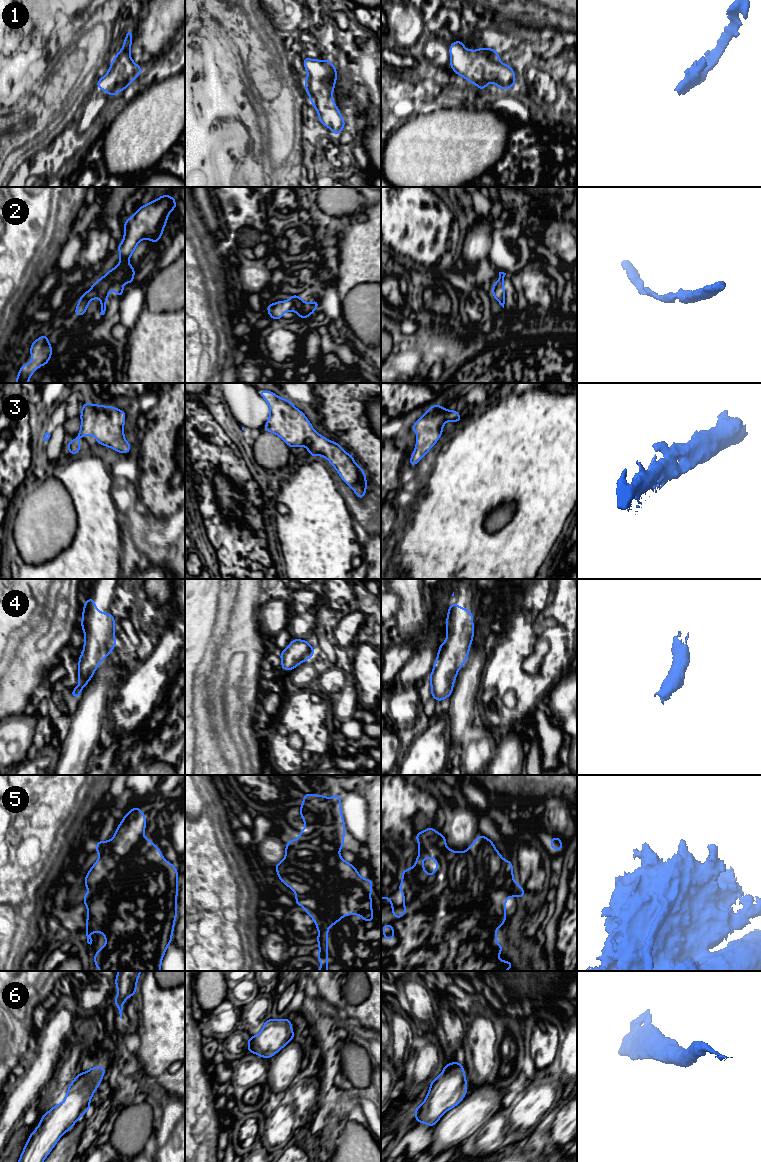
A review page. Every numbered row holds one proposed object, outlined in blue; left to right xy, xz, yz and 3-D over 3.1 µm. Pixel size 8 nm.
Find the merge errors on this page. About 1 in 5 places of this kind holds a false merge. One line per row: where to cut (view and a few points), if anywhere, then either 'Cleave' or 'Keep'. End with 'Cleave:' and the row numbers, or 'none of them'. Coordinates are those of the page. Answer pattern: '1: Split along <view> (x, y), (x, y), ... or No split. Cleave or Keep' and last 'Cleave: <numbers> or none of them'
1: No split. Keep
2: No split. Keep
3: No split. Keep
4: No split. Keep
5: Split along xy (108, 856), (111, 864), (106, 873), (97, 885), (89, 889). Cleave
6: No split. Keep
Cleave: 5

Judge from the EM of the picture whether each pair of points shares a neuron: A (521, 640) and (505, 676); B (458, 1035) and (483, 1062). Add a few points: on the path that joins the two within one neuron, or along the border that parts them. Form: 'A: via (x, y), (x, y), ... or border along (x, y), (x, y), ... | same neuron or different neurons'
A: via (512, 649), (505, 667) | same neuron
B: border along (467, 1027), (465, 1036) | different neurons

